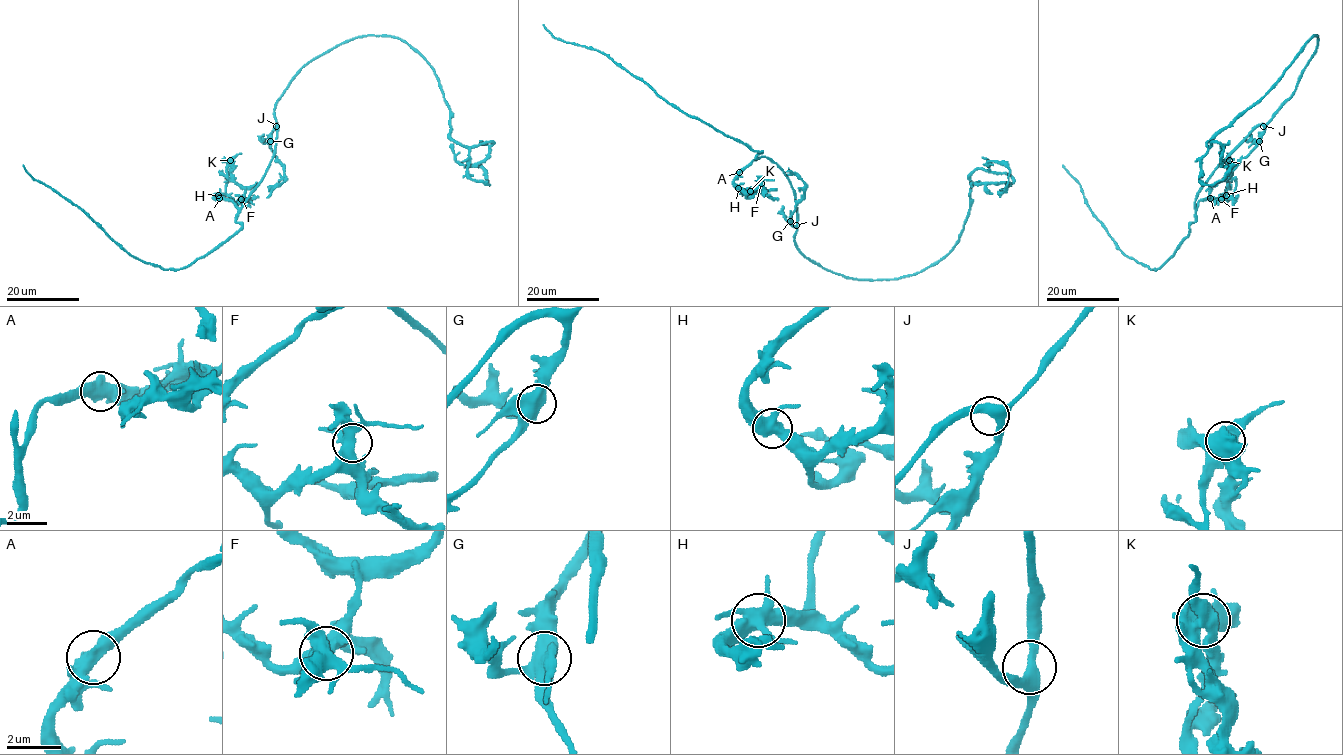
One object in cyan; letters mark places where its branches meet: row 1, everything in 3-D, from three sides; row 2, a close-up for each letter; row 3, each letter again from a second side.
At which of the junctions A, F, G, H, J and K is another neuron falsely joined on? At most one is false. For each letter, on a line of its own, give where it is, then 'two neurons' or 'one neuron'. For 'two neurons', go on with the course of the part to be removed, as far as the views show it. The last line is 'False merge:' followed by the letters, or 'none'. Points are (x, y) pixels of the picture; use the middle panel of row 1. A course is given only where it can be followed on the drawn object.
A: place (739, 172); one neuron
F: place (761, 183); one neuron
G: place (790, 221); one neuron
H: place (738, 188); one neuron
J: place (796, 225); one neuron
K: place (750, 191); two neurons; course (750, 190), (776, 189)
False merge: K

